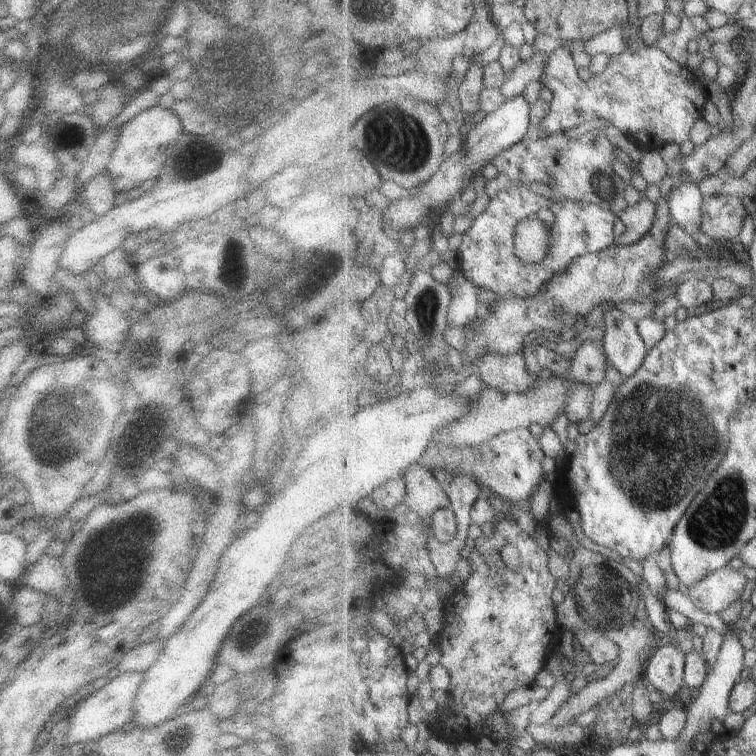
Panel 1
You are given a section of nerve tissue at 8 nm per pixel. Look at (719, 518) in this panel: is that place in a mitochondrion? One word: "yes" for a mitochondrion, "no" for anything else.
yes

